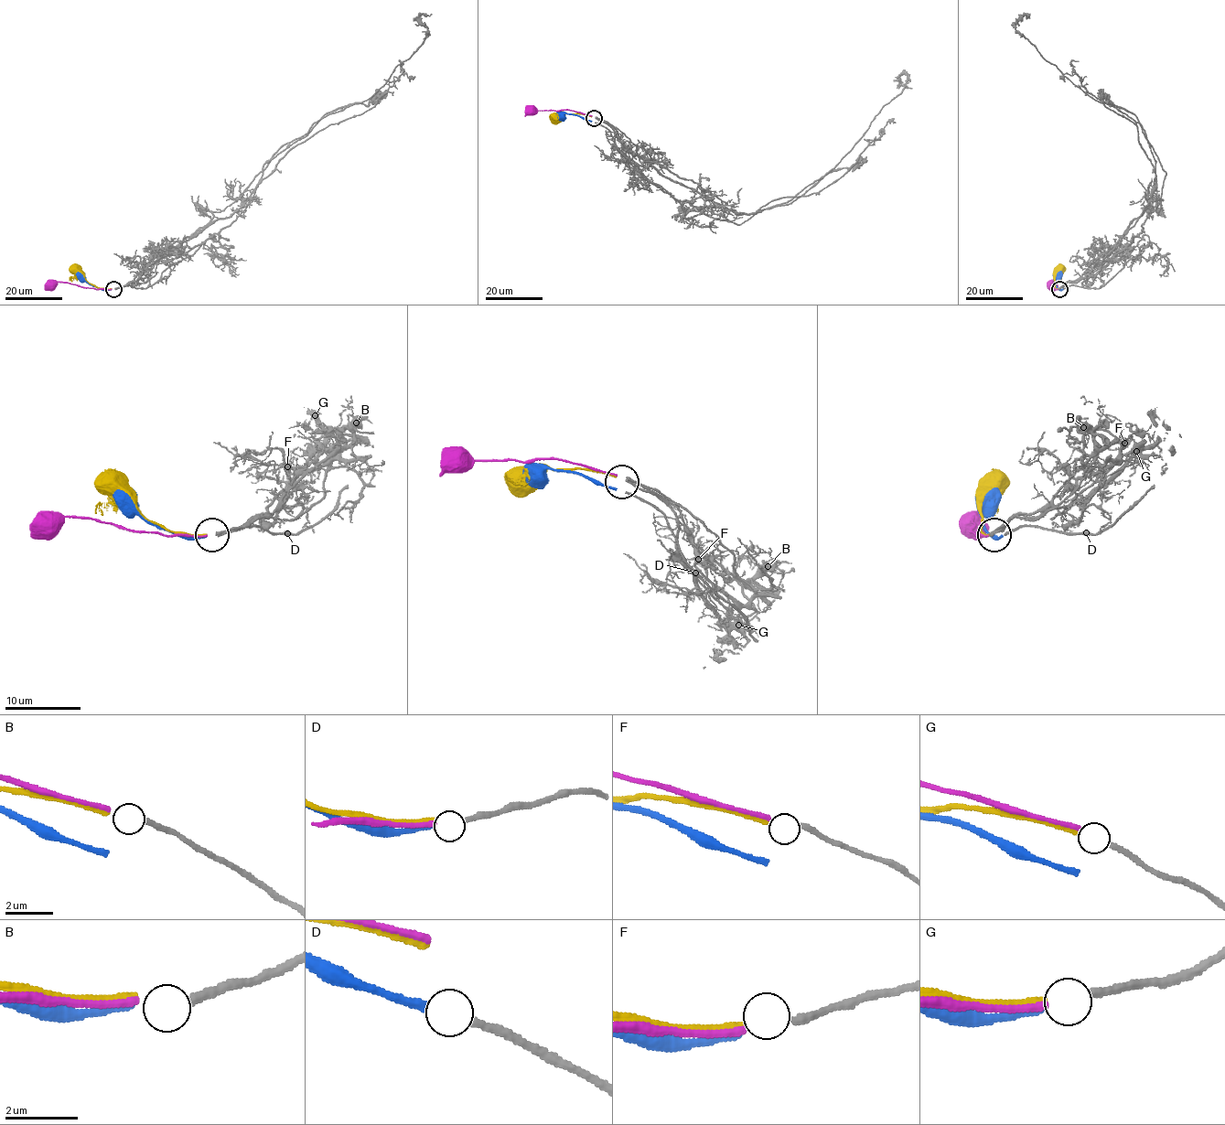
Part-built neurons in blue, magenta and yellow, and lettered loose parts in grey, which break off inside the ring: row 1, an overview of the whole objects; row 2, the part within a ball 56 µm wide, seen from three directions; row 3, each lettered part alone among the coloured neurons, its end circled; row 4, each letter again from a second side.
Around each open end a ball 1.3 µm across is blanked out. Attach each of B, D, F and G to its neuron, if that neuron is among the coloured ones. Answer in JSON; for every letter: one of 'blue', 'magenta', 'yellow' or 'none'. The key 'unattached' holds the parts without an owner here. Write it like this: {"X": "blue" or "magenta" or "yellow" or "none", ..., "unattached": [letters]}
{"B": "none", "D": "blue", "F": "magenta", "G": "yellow", "unattached": ["B"]}

